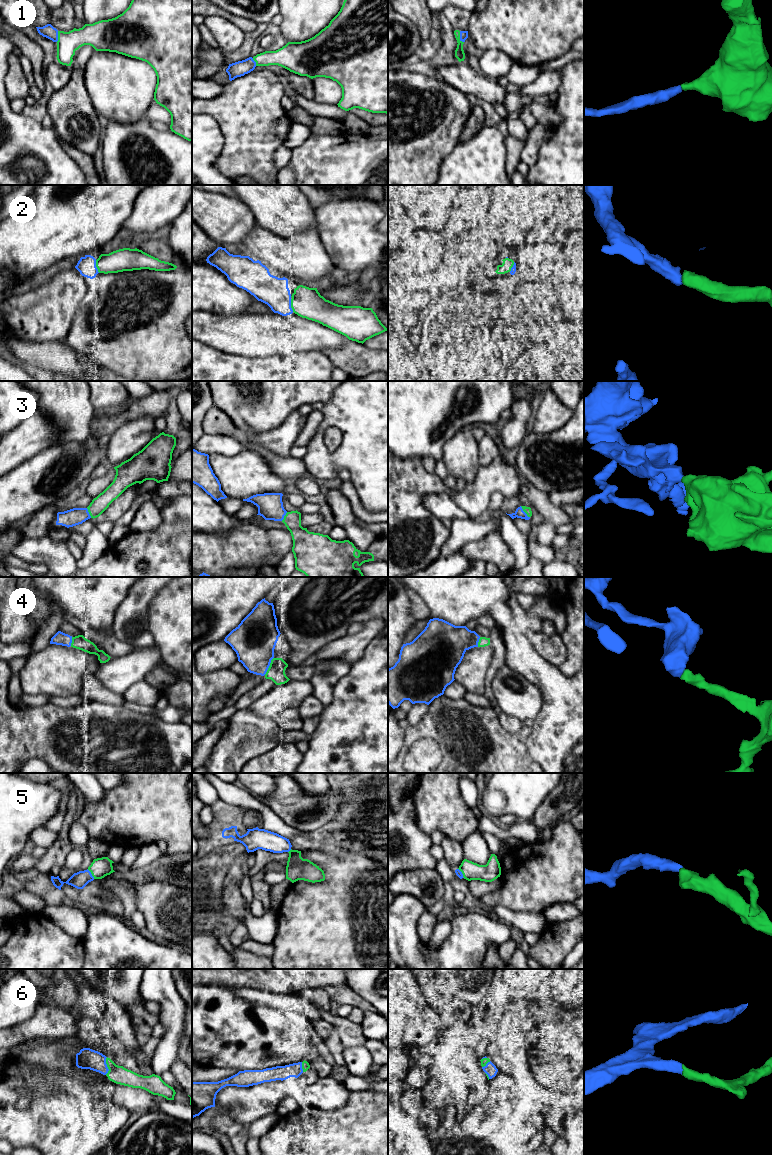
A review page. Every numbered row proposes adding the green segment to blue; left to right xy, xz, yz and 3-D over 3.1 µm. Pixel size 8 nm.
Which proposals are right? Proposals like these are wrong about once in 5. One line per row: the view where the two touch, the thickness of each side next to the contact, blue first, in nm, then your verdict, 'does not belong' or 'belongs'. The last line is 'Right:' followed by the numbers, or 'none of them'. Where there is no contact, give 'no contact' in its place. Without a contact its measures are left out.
1: contact in yz; calibres 60 and 80 nm; belongs
2: contact in xy; calibres 150 and 180 nm; belongs
3: contact in yz; calibres 80 and 60 nm; belongs
4: contact in xz; calibres 340 and 140 nm; belongs
5: contact in xy; calibres 140 and 160 nm; belongs
6: contact in xy; calibres 160 and 140 nm; belongs
Right: 1, 2, 3, 4, 5, 6

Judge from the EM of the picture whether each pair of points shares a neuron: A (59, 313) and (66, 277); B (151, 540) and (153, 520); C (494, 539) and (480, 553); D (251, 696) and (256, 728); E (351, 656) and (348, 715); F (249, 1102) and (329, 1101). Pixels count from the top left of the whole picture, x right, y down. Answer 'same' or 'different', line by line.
A: same
B: different
C: same
D: different
E: different
F: same

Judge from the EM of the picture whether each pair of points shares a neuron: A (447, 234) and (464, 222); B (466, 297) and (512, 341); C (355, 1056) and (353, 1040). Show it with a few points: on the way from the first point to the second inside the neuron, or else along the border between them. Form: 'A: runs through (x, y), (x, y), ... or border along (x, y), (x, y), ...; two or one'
A: runs through (451, 232), (460, 224); one
B: runs through (481, 298), (485, 298), (513, 326); one
C: border along (363, 1045), (345, 1047); two

